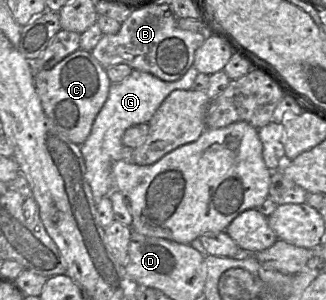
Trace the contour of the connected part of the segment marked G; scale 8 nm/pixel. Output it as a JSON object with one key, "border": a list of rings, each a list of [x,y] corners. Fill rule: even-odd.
{"border":[[[192,65],[180,79],[163,81],[150,73],[133,69],[122,81],[111,84],[108,97],[93,122],[89,136],[80,145],[95,206],[103,197],[116,190],[113,188],[112,166],[116,161],[123,159],[124,132],[134,125],[148,123],[172,91],[192,89],[198,73],[196,67]]]}

